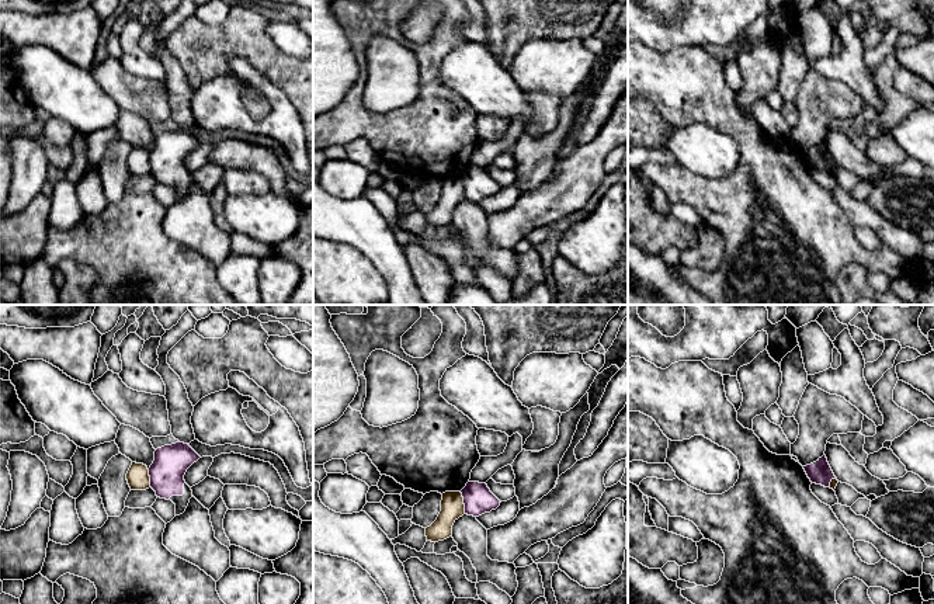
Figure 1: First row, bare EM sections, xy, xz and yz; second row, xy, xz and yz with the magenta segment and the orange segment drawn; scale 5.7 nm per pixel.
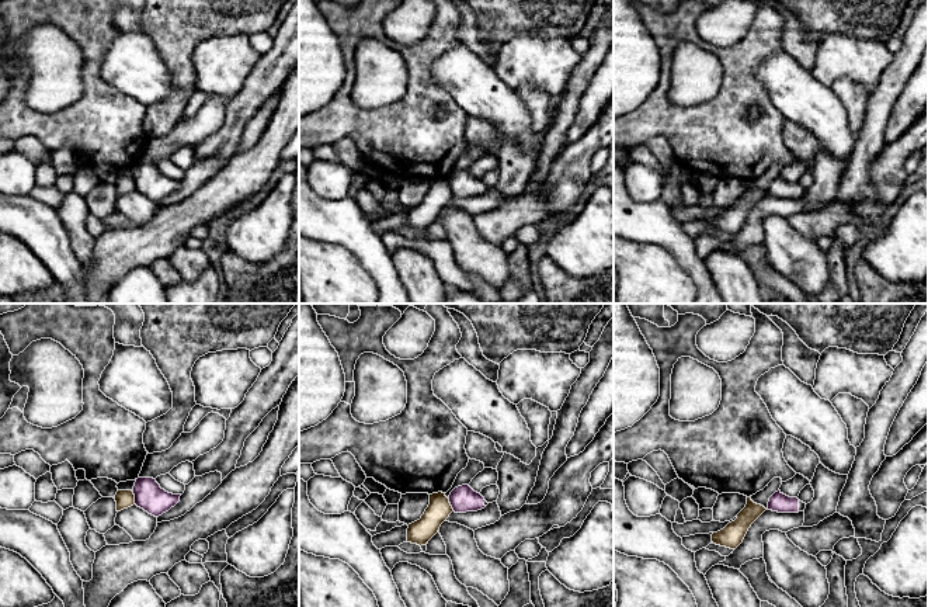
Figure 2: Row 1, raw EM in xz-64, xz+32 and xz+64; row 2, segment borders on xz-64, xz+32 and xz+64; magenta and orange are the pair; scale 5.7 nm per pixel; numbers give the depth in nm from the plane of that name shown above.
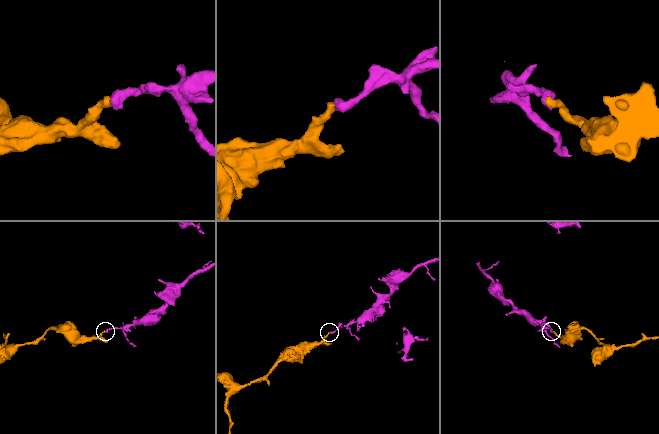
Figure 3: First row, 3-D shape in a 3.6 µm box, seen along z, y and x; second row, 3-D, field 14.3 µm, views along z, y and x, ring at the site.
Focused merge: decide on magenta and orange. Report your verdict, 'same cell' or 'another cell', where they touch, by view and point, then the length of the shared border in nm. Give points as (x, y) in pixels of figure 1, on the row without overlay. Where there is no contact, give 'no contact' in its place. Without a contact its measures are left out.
another cell | xz (464, 188) | 130 nm

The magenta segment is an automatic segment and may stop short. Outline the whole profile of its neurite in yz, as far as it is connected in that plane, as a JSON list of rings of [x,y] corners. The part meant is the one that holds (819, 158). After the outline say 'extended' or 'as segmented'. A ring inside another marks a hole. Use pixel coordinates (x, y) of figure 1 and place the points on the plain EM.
[[[826,140],[819,143],[816,147],[803,152],[803,155],[812,169],[822,170],[824,173],[830,173],[830,167],[837,164],[827,147]]]; as segmented

